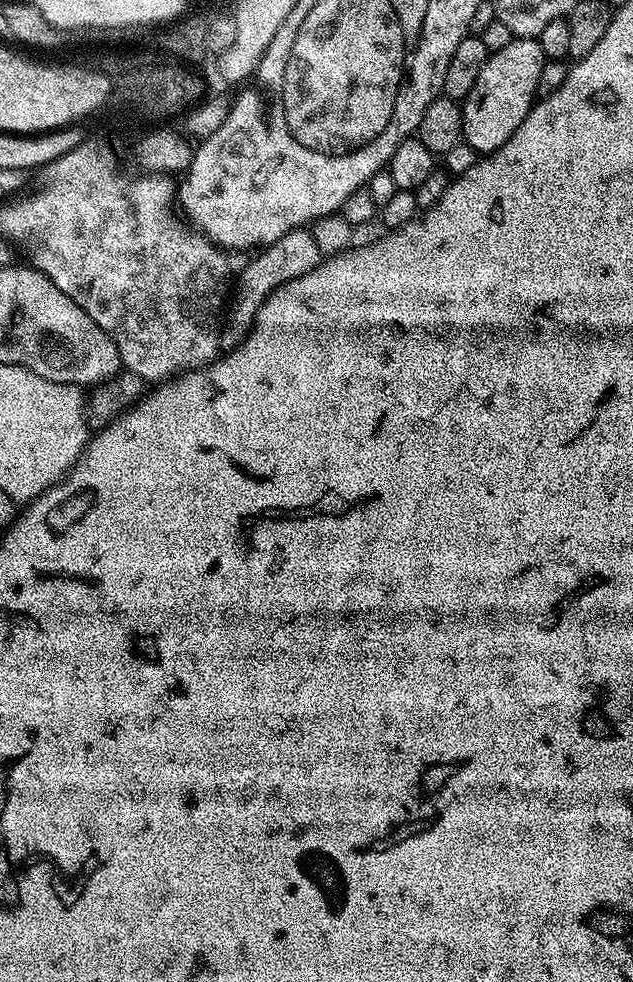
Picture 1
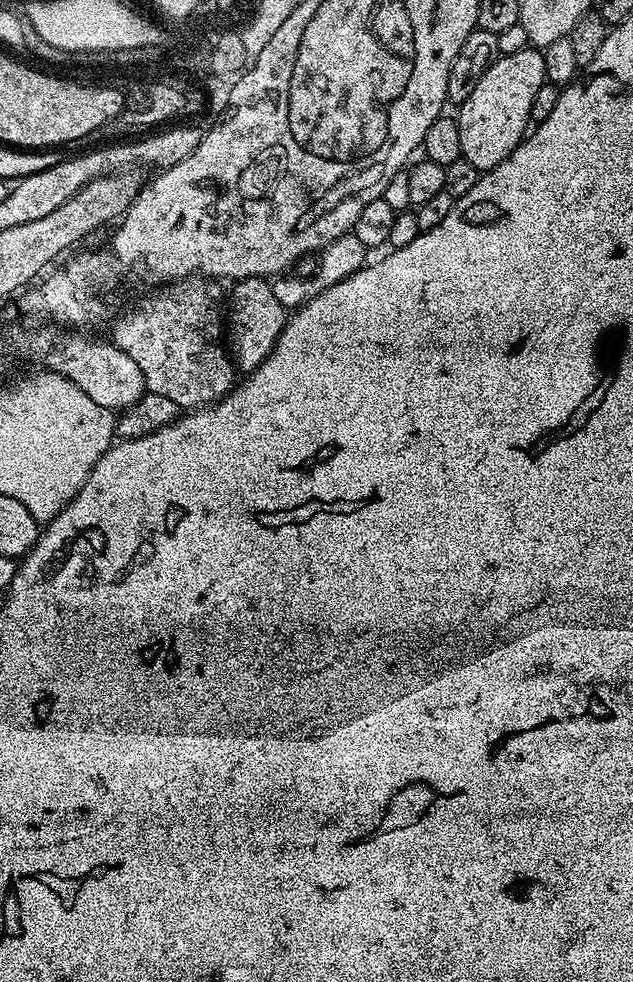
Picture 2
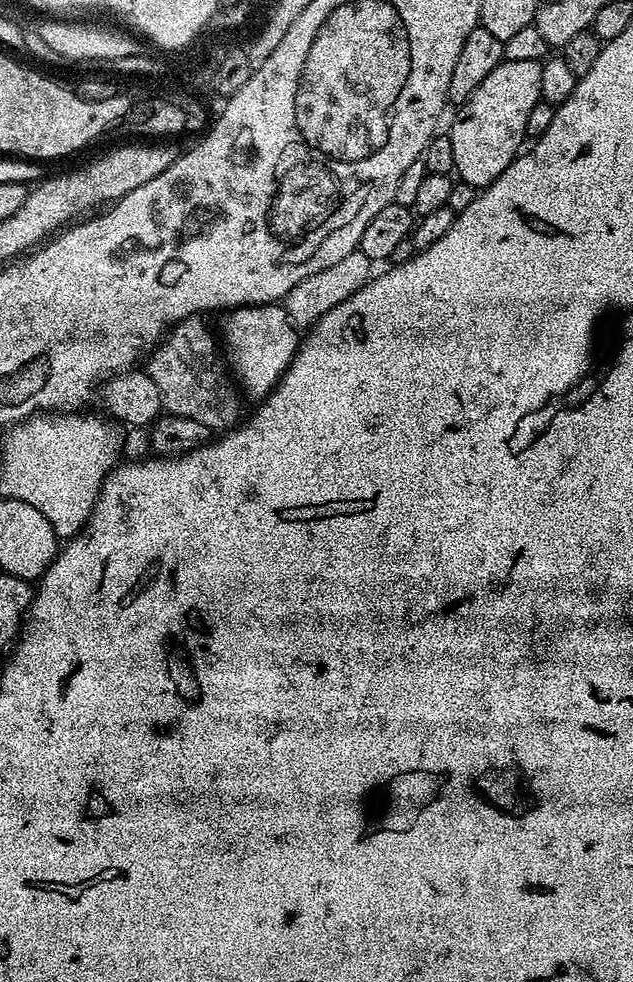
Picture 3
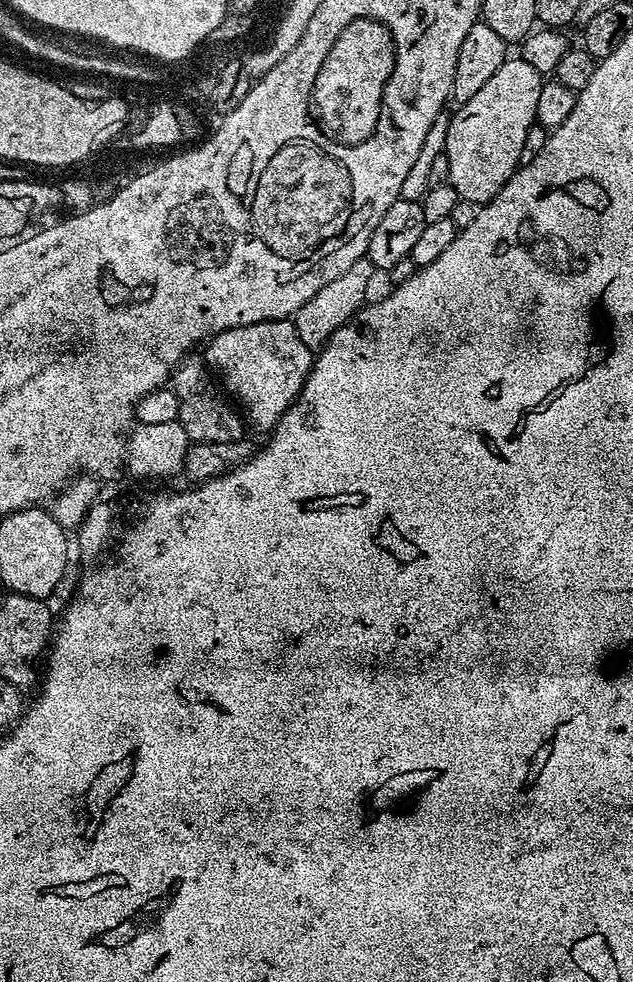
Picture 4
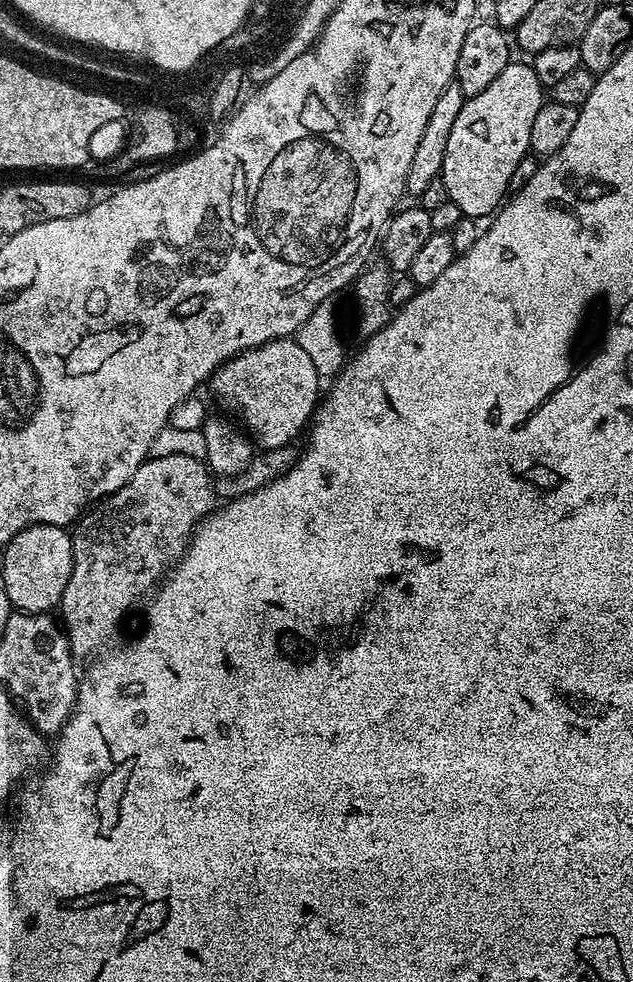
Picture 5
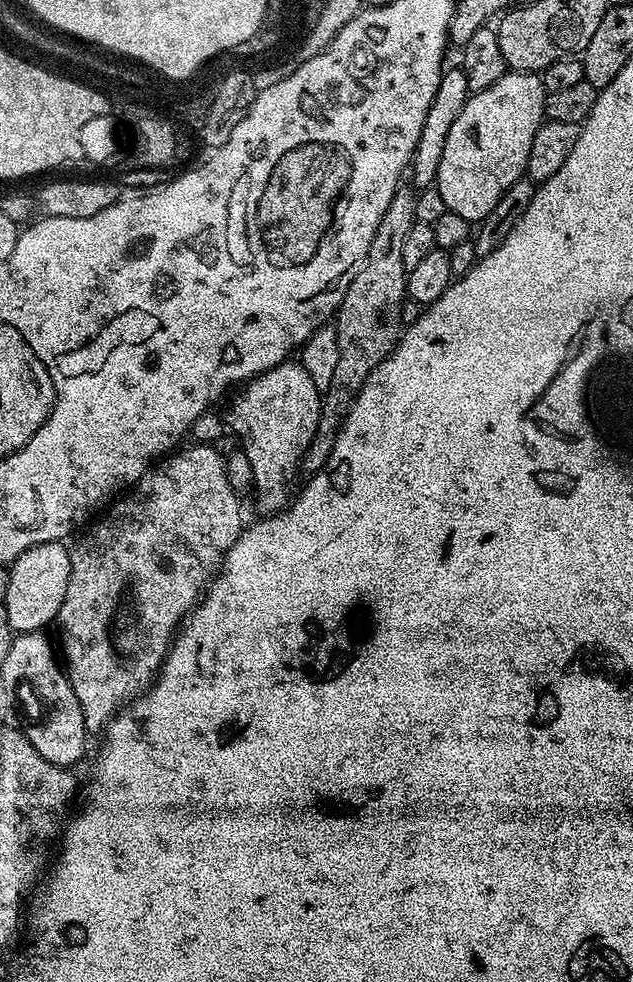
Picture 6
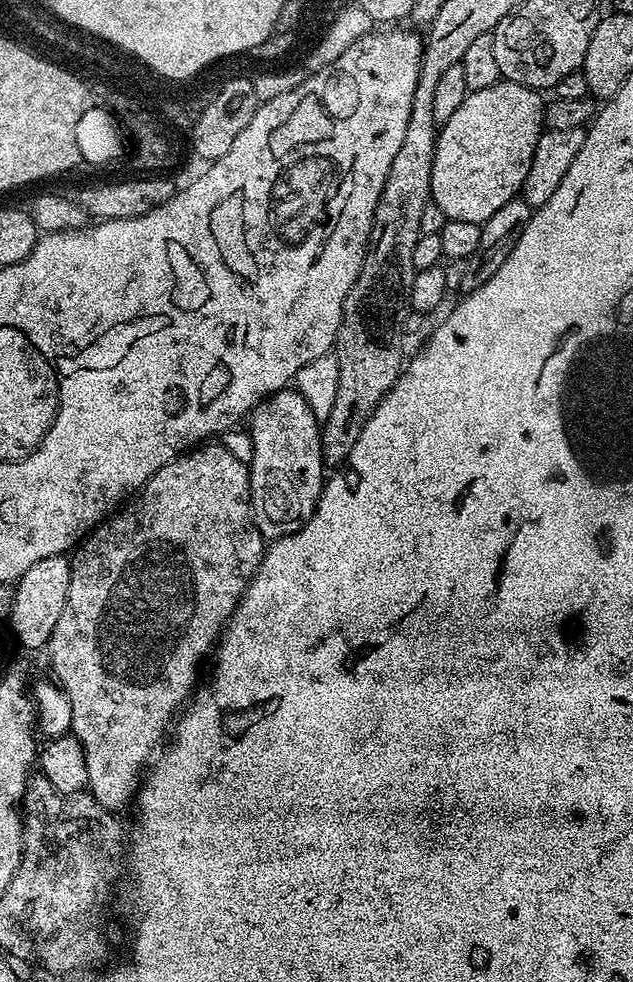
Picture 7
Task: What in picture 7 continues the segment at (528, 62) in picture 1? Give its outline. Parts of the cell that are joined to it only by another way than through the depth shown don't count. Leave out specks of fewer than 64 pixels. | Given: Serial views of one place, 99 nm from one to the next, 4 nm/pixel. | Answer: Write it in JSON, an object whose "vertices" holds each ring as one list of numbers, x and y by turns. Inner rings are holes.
{"vertices":[[501,79,499,84,486,86,486,90,469,92,462,106,458,106,454,115,439,129,430,174,430,200,442,209,442,214,446,214,448,220,482,225,486,218,490,218,490,214,502,210,506,202,521,195,526,173,530,170,530,162,534,158,534,146,538,146,540,133,546,128,545,101,540,100,540,96,541,93,535,88]]}

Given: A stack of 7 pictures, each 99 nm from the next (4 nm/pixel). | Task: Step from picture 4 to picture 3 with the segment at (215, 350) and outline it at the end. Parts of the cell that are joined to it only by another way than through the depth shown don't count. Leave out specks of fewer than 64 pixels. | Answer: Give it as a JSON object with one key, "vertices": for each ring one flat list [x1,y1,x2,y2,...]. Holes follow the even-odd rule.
{"vertices":[[283,303,244,304,223,313,218,340,231,379,255,398,263,398,275,388,290,366,298,347,297,325,293,324]]}

